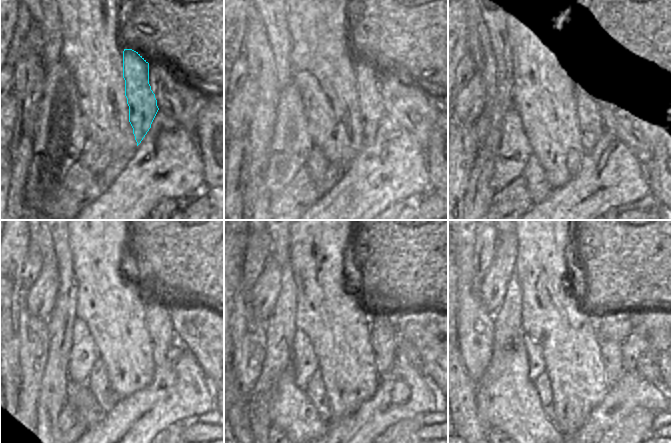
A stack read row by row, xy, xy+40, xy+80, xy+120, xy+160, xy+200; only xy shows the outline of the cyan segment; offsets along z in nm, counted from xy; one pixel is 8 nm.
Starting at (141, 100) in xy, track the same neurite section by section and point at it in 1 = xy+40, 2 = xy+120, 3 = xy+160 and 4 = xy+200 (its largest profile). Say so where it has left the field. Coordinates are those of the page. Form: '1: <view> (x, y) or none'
1: xy+40 (371, 107)
2: xy+120 (157, 320)
3: xy+160 (384, 335)
4: xy+200 (610, 350)

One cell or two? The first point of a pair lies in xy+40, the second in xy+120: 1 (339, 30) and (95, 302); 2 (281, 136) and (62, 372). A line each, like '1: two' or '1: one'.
1: one
2: one

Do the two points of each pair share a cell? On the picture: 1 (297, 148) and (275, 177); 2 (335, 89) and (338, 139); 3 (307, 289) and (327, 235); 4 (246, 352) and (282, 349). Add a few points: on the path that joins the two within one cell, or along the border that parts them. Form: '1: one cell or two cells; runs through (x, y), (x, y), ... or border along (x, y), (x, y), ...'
1: one cell; runs through (290, 155), (280, 170)
2: one cell; runs through (335, 101), (334, 125), (336, 127)
3: one cell; runs through (315, 276), (319, 248)
4: two cells; border along (267, 326), (267, 353), (261, 373)

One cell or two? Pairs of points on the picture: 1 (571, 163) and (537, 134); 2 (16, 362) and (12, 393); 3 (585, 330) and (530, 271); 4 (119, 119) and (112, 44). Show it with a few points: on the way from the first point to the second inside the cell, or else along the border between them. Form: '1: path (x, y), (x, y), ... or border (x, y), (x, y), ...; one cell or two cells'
1: path (563, 155), (545, 137); one cell
2: path (16, 370), (16, 378), (12, 385); one cell
3: path (570, 316), (544, 290), (544, 286); one cell
4: path (110, 100), (110, 63); one cell

